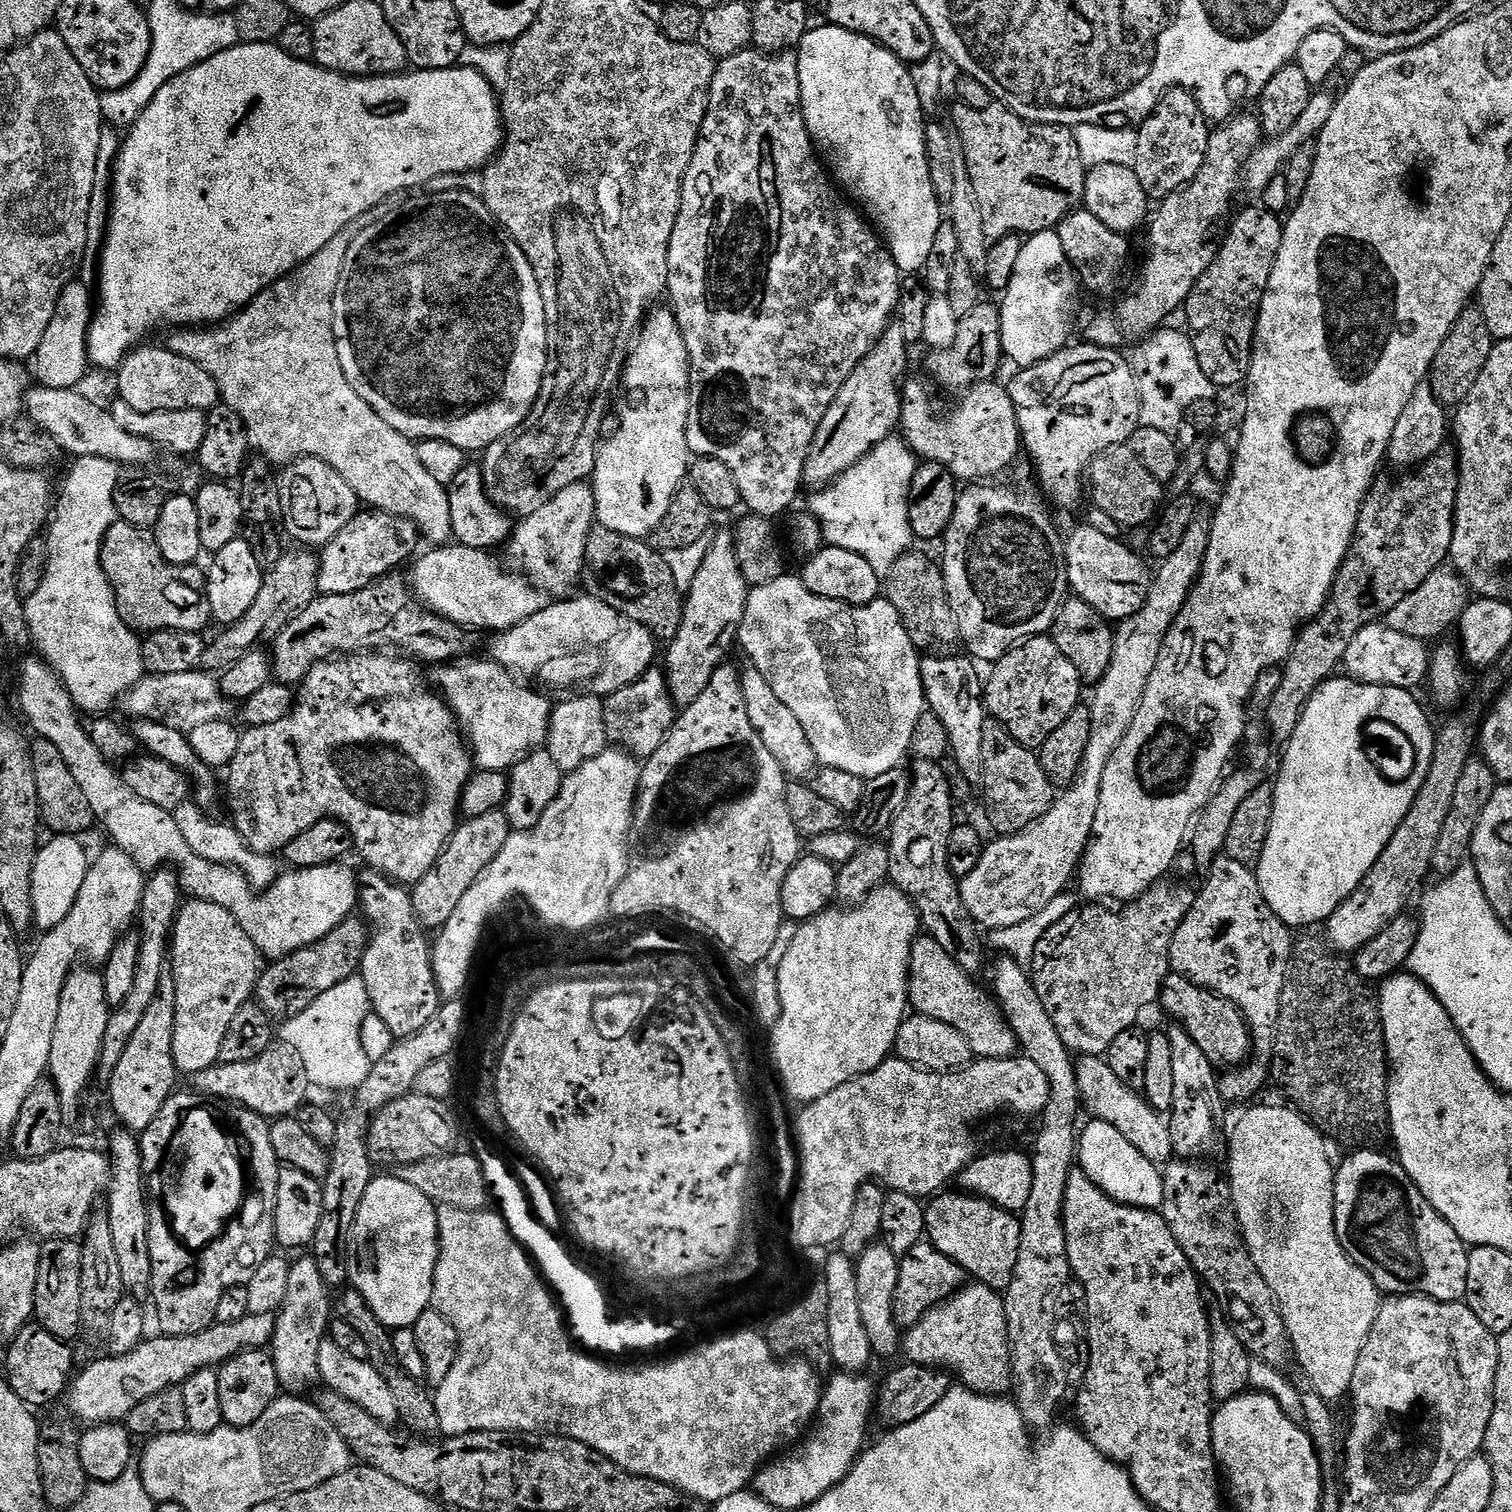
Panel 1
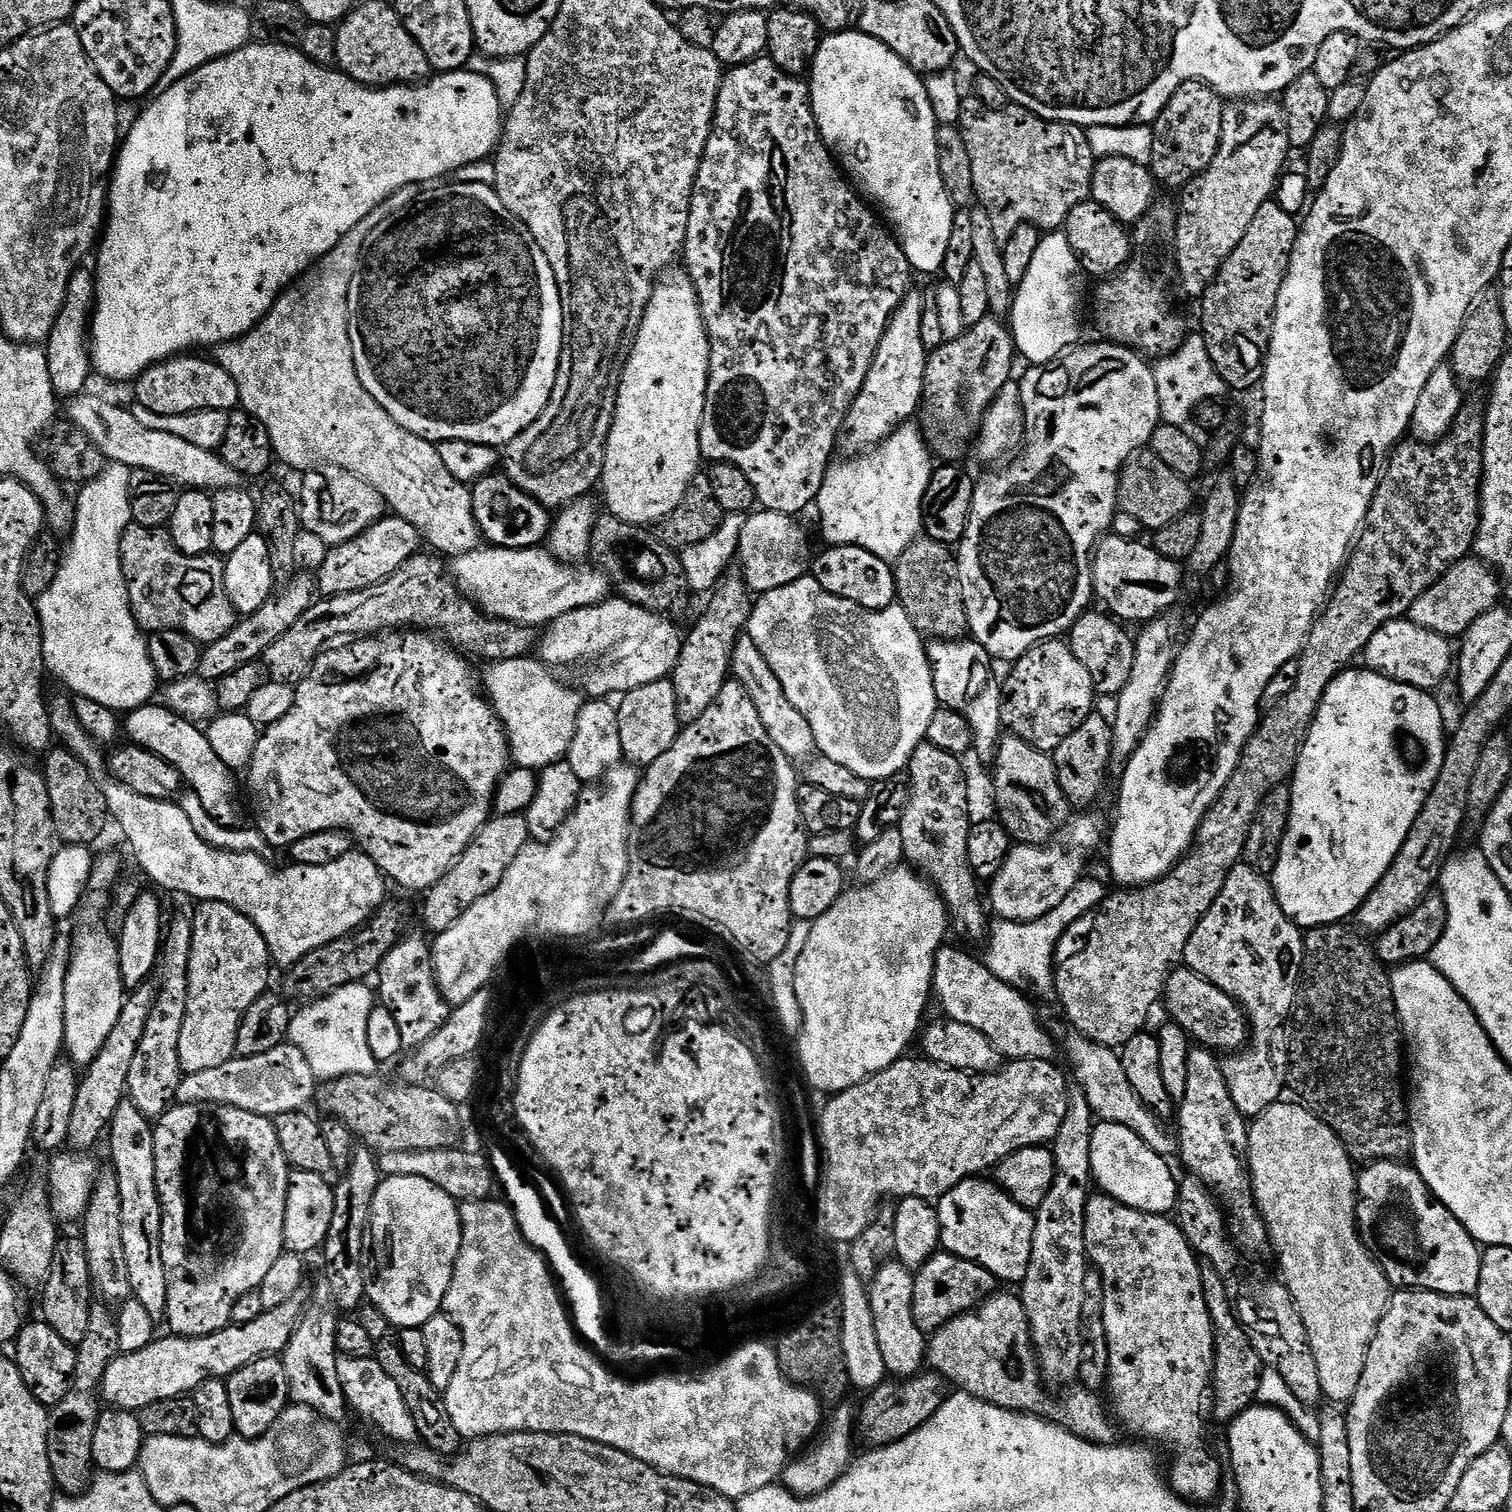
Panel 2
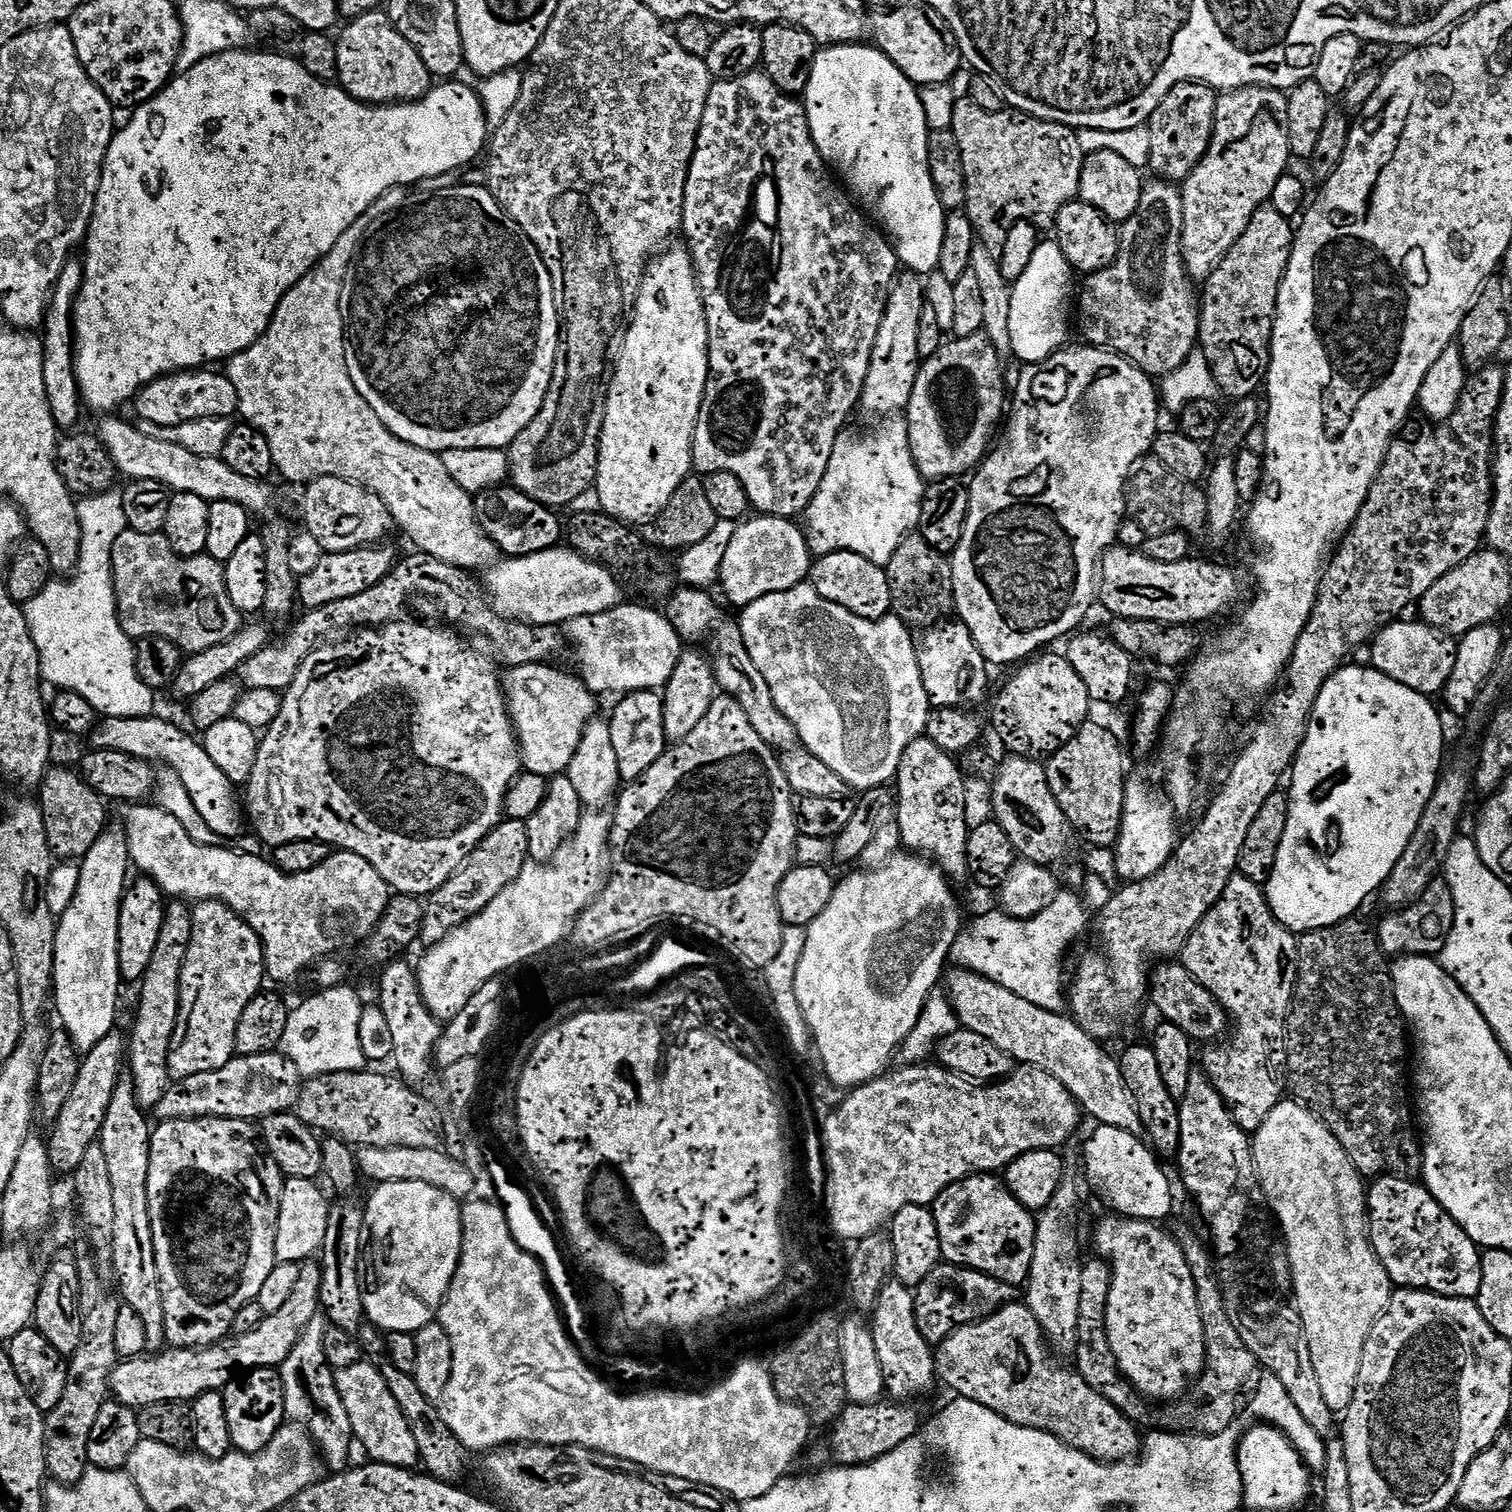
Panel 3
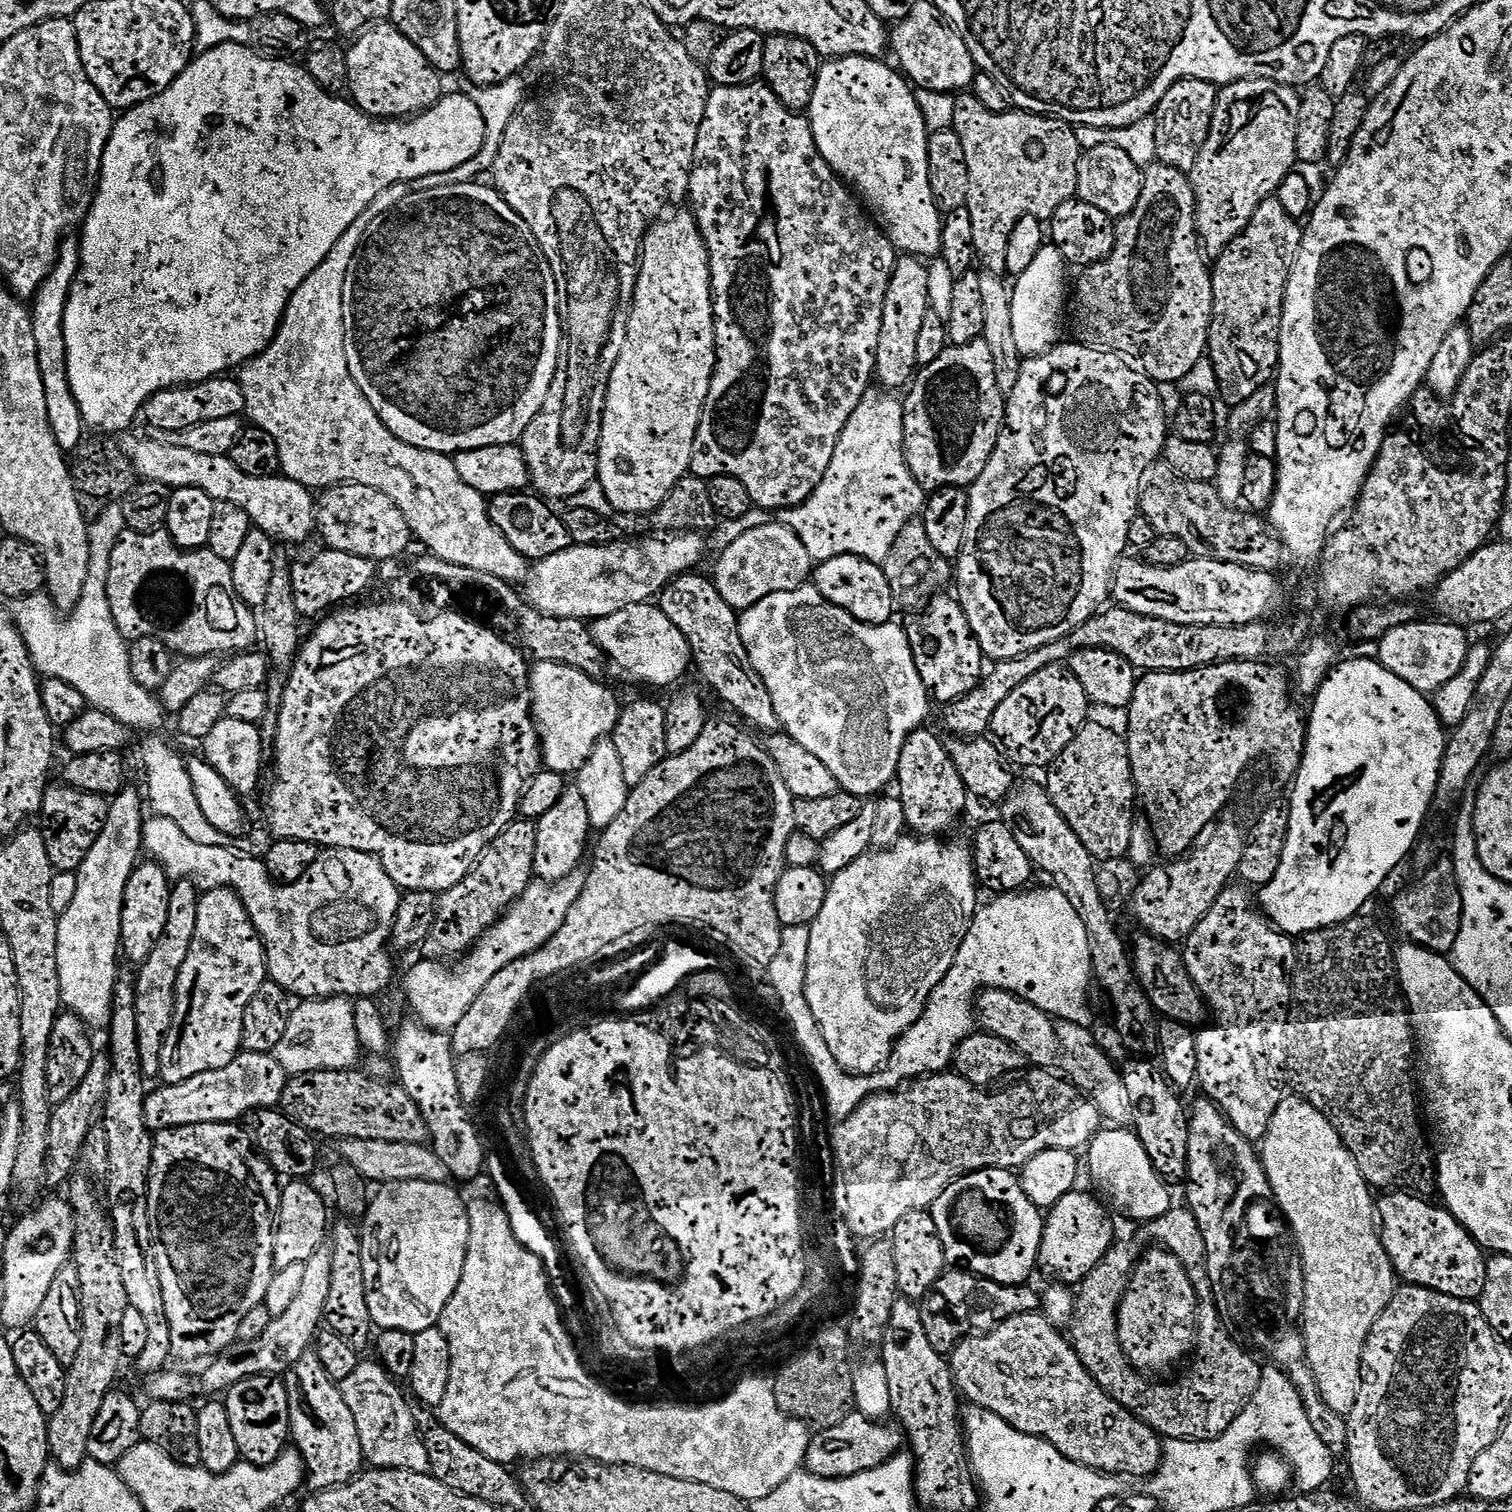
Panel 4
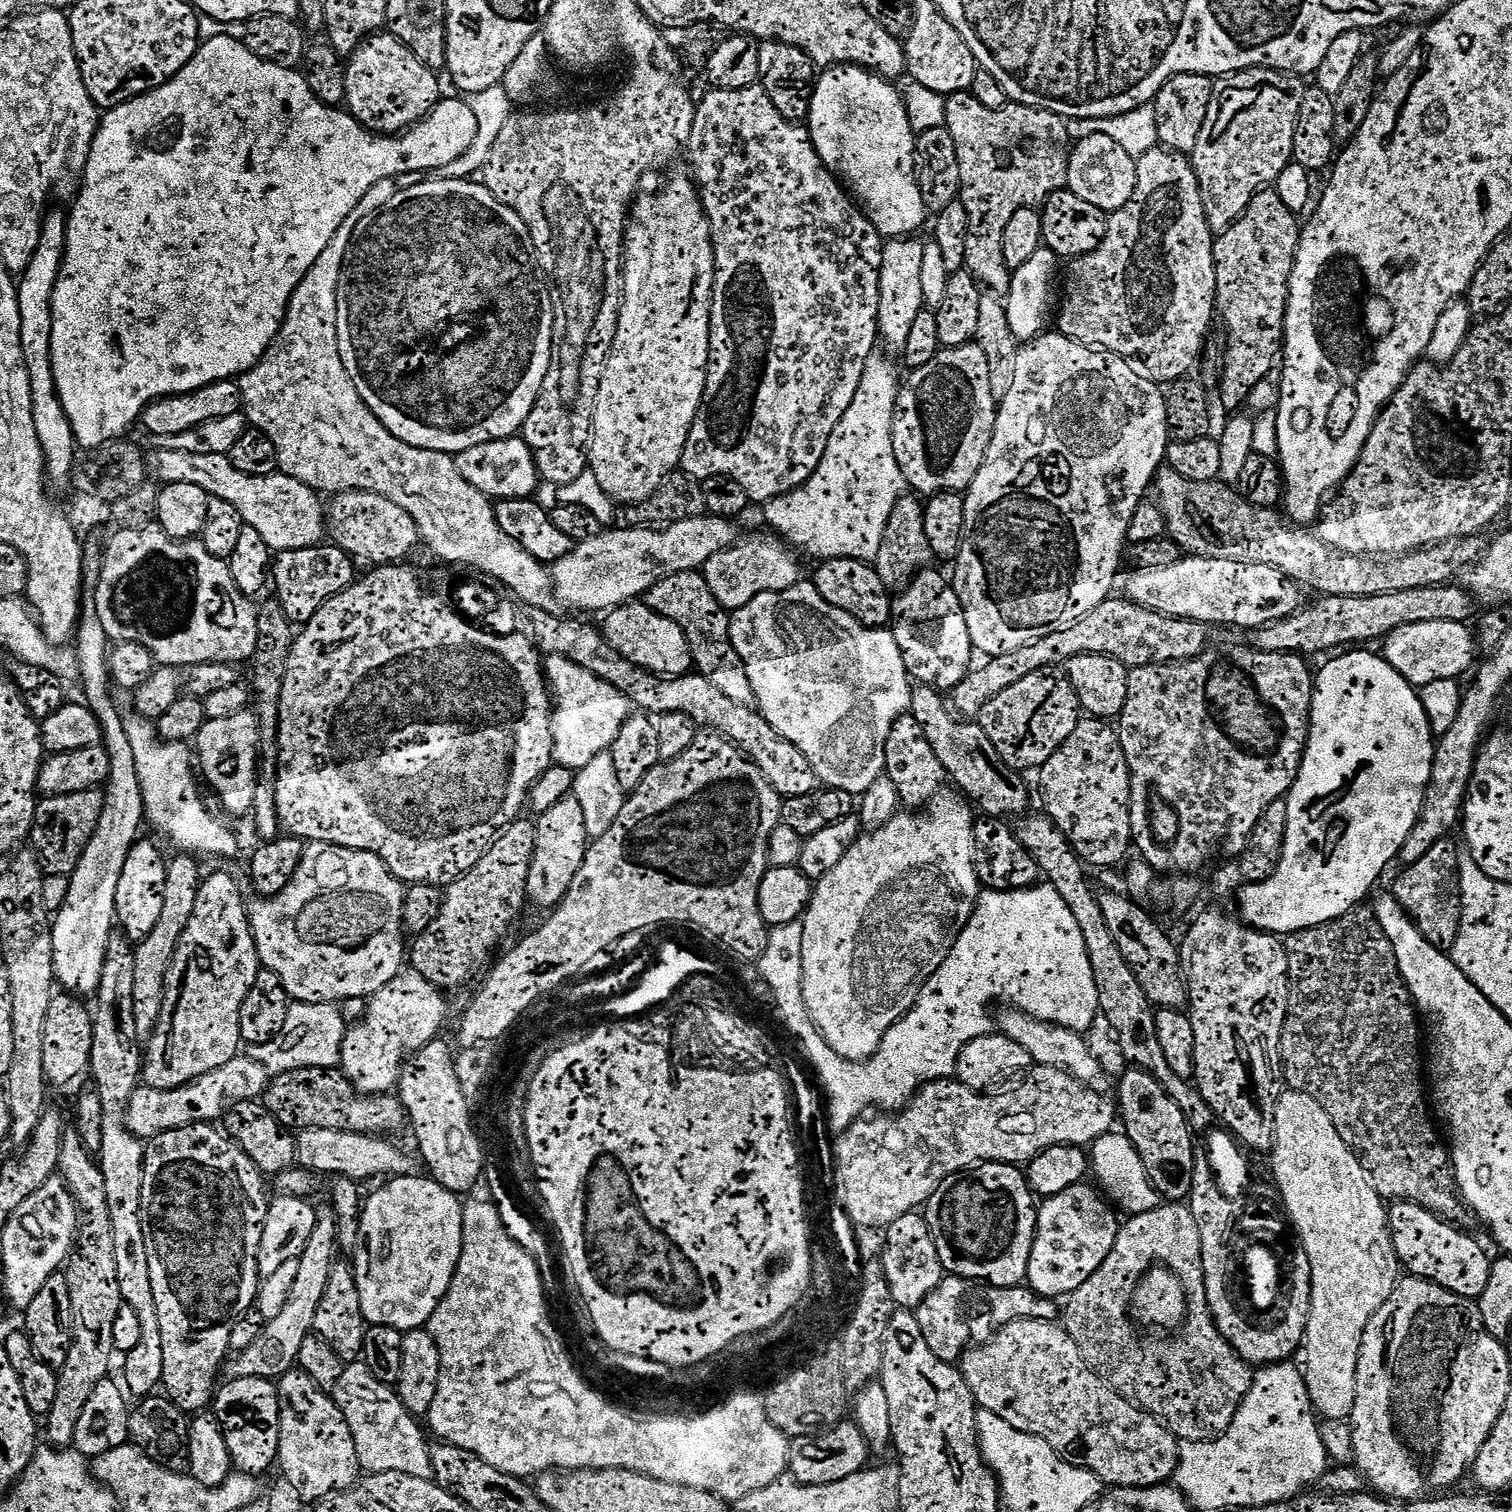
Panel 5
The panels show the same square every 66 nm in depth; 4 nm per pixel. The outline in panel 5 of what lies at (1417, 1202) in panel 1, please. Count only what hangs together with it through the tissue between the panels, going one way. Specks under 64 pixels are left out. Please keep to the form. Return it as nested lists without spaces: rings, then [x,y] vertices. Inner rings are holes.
[[[1396,1202],[1388,1208],[1388,1228],[1392,1232],[1396,1257],[1411,1275],[1418,1276],[1421,1280],[1433,1280],[1438,1286],[1458,1294],[1464,1300],[1479,1301],[1480,1295],[1486,1290],[1490,1256],[1484,1253],[1484,1248],[1478,1241],[1471,1240],[1464,1232],[1459,1232],[1456,1229],[1459,1227],[1453,1226],[1437,1213],[1428,1212],[1422,1206],[1407,1202]]]

